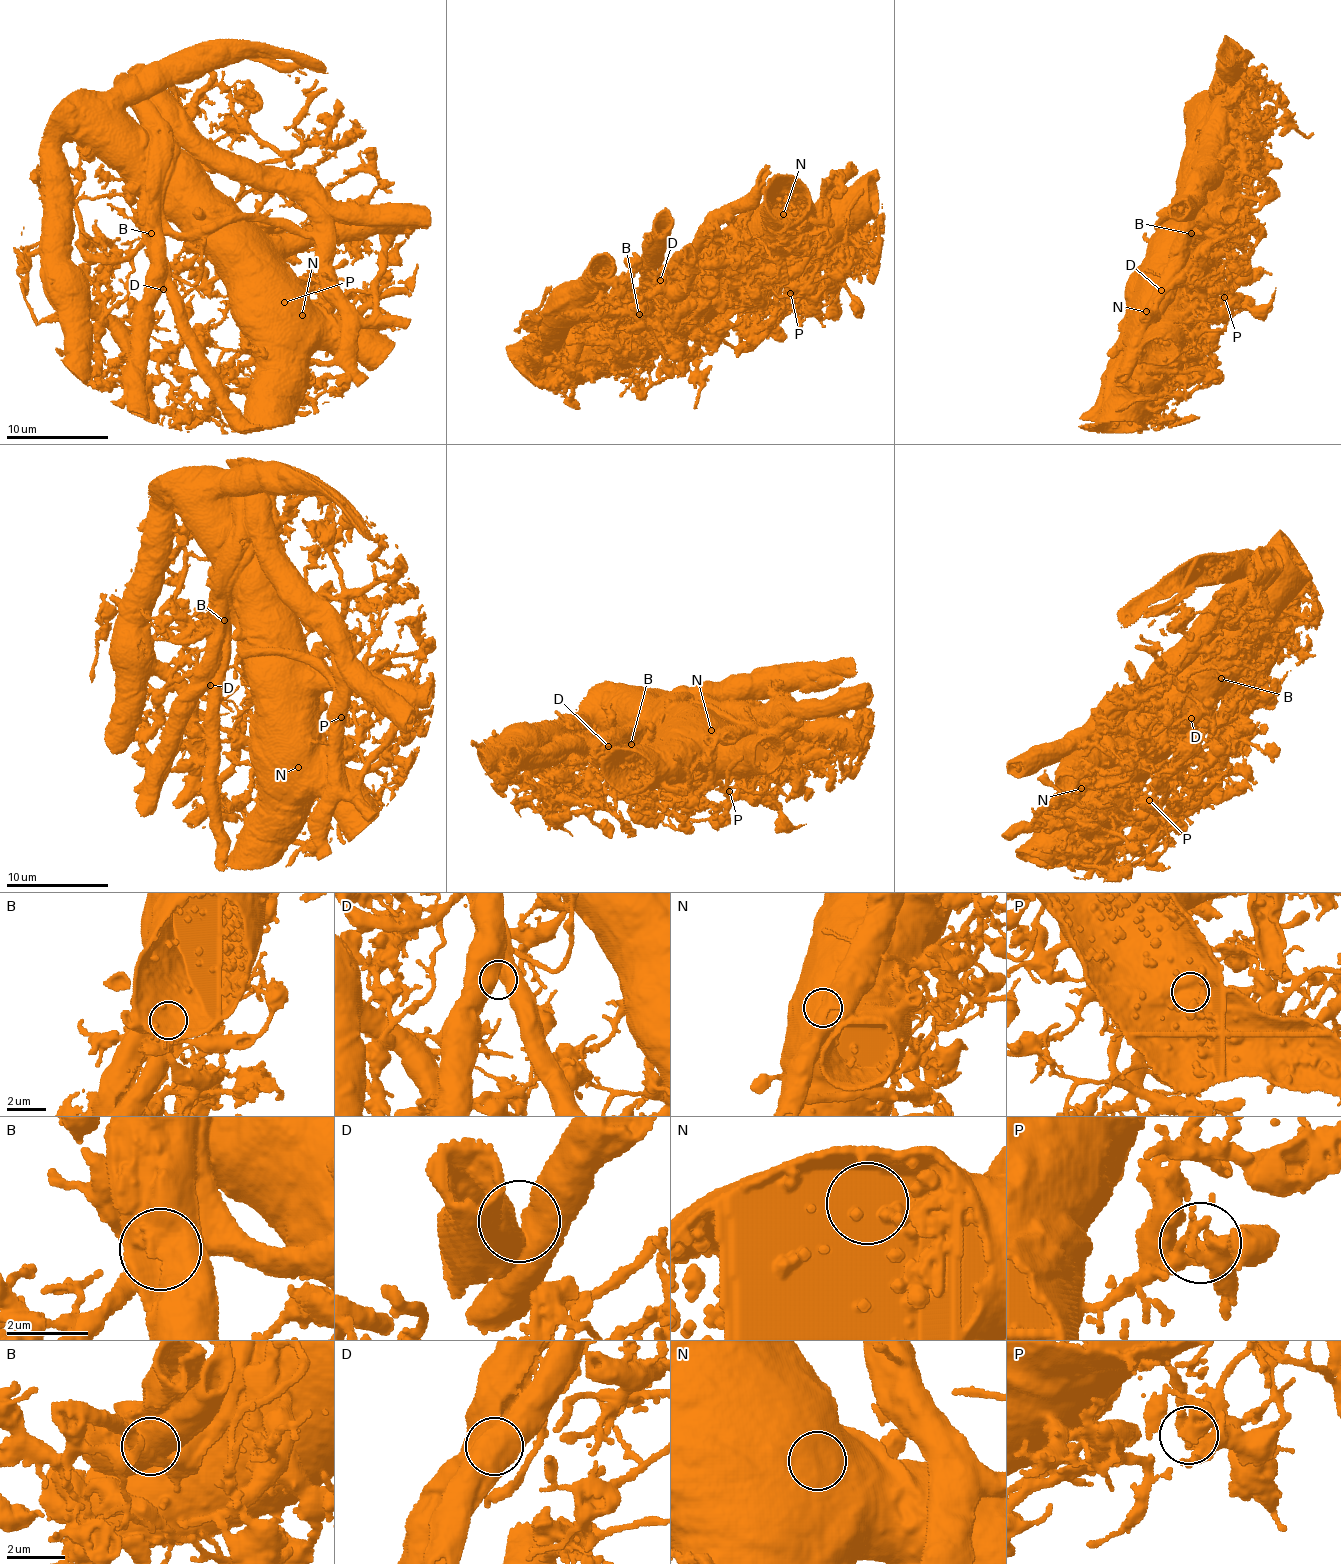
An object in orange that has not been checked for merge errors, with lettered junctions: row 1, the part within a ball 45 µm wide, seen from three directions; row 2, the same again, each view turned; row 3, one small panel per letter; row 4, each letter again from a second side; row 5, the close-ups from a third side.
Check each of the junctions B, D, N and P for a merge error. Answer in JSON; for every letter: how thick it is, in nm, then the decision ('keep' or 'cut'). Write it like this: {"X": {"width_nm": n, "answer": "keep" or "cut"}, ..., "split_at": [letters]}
{"B": {"width_nm": 1400, "answer": "keep"}, "D": {"width_nm": 800, "answer": "keep"}, "N": {"width_nm": 600, "answer": "keep"}, "P": {"width_nm": 360, "answer": "cut"}, "split_at": ["P"]}

